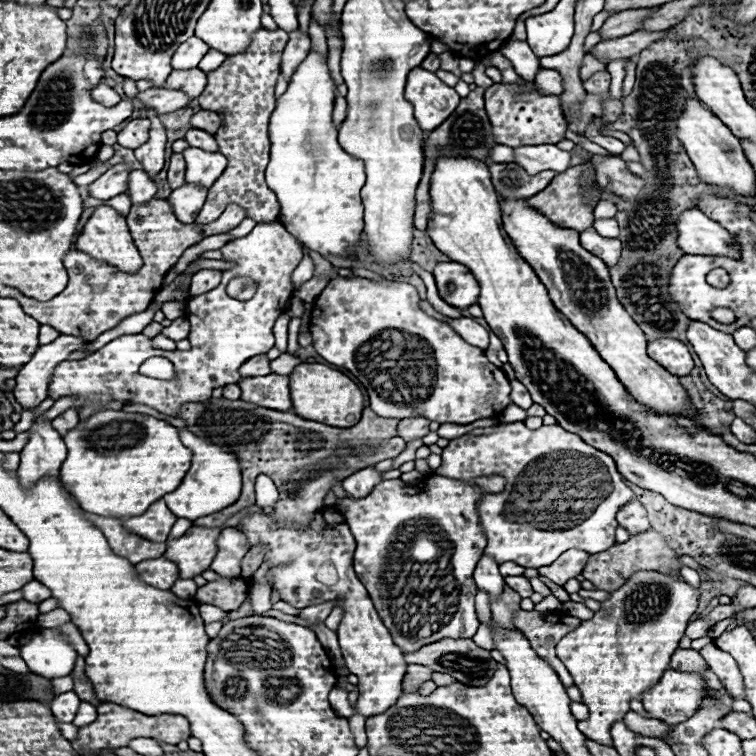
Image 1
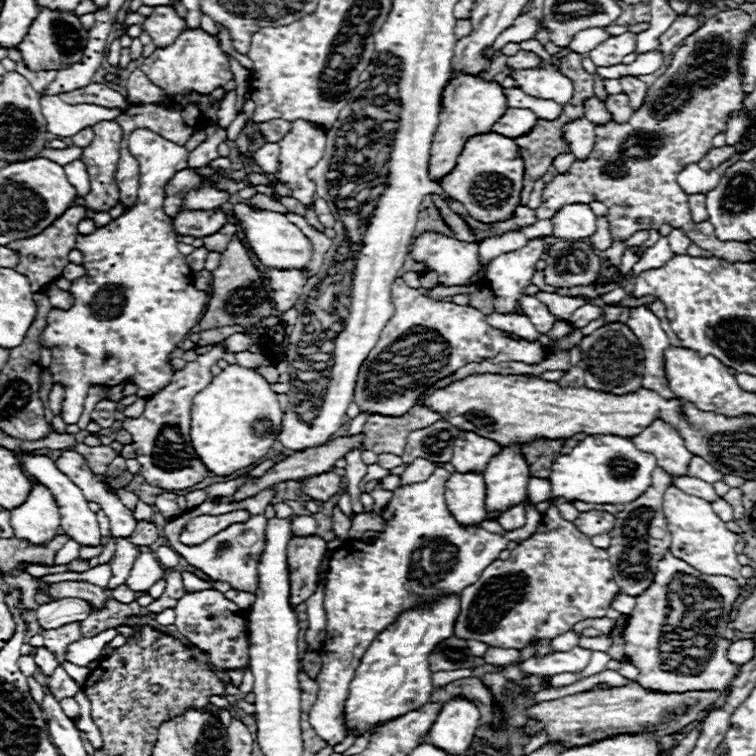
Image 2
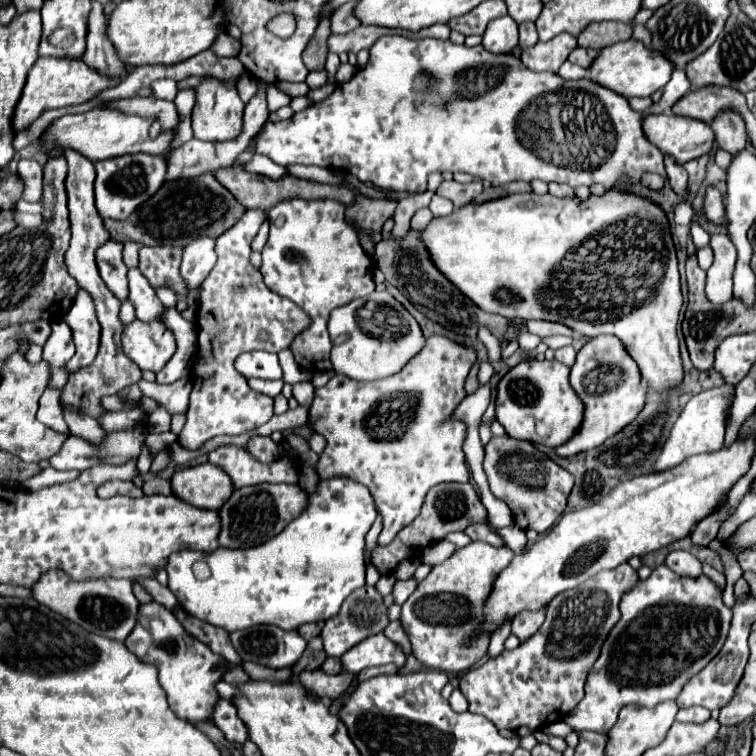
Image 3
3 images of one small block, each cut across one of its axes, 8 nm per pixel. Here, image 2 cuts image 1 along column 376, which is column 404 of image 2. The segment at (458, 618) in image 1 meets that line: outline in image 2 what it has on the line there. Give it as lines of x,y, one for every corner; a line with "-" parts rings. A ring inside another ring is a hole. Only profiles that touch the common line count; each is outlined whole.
436,468
426,482
398,486
381,515
384,530
378,532
378,538
372,544
344,544
328,562
324,590
328,624
320,650
322,670
316,676
318,700
310,710
314,732
328,744
340,744
346,736
342,726
342,704
370,642
404,610
416,608
422,600
460,594
480,578
480,572
498,558
500,550
504,550
510,540
520,543
536,531
541,515
533,504
526,506
528,523
507,532
506,536
492,534
484,528
460,528
456,520
452,520
444,500
444,484
448,478
450,474
444,468

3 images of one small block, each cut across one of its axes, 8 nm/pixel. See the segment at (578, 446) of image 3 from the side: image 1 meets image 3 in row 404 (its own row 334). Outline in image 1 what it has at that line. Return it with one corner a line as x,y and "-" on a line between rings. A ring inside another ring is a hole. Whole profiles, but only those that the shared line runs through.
500,198
502,226
512,238
518,254
532,266
540,282
546,286
554,306
592,342
602,360
610,364
618,380
628,388
636,400
656,412
674,412
688,418
696,418
696,412
688,408
688,396
680,386
678,376
664,370
646,354
646,338
638,324
628,316
624,306
616,300
616,292
610,282
608,266
596,260
588,250
580,246
580,232
572,228
560,228
542,216
536,208
530,208
526,200

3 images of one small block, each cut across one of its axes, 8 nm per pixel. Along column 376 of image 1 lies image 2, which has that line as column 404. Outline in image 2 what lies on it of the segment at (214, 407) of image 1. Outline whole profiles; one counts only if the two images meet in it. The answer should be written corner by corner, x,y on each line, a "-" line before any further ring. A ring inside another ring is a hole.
422,404
404,416
368,416
368,422
364,424
364,434
368,436
364,448
372,450
374,454
392,452
402,456
408,434
434,424
436,420
440,420
440,414

